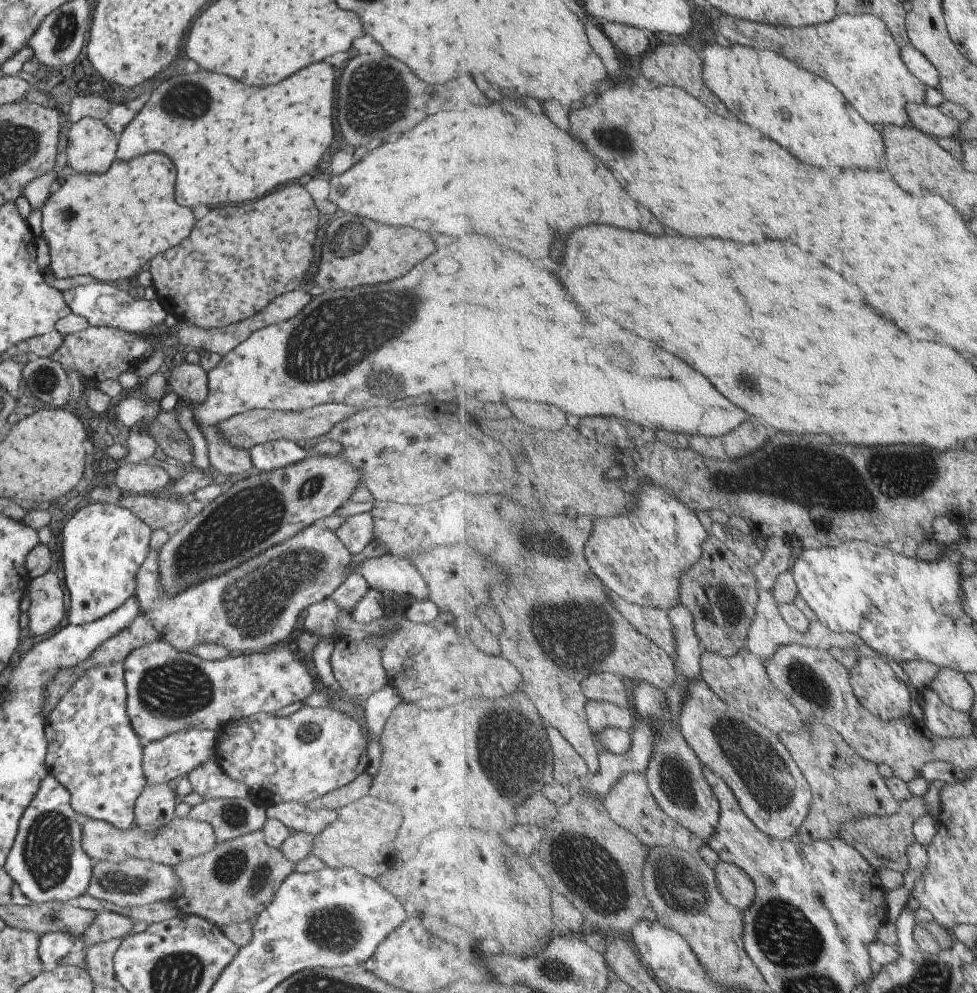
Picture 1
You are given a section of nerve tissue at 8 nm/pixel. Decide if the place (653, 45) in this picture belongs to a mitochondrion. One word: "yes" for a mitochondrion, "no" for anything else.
no

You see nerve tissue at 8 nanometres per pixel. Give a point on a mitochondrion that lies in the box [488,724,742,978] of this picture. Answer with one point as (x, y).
(590, 873)

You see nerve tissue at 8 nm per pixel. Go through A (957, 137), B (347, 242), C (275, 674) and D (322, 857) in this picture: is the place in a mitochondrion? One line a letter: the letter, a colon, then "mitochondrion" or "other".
A: other
B: mitochondrion
C: other
D: other

